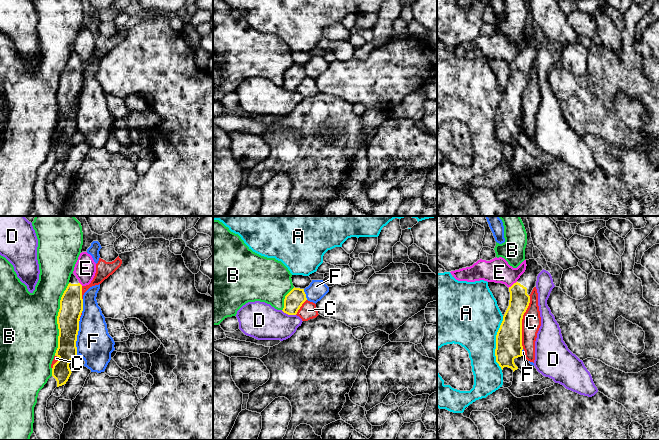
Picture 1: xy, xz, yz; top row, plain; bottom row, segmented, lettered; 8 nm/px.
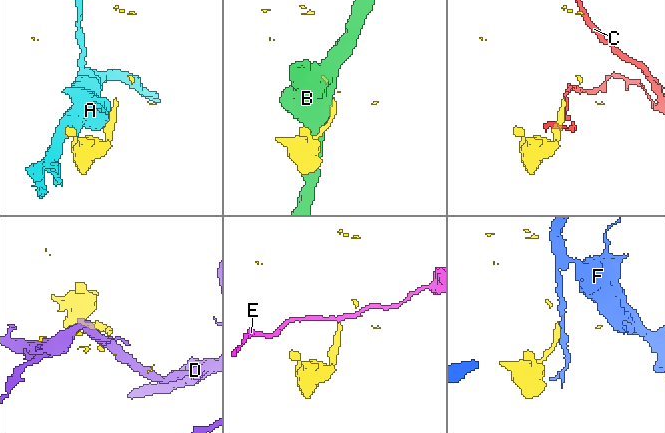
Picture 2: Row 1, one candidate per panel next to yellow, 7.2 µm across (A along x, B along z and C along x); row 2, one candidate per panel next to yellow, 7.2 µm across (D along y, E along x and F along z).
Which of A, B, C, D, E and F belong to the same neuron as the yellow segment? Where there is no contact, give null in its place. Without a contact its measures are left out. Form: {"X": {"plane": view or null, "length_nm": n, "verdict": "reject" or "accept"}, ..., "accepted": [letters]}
{"A": {"plane": "yz", "length_nm": 440, "verdict": "reject"}, "B": {"plane": "xy", "length_nm": 600, "verdict": "reject"}, "C": {"plane": "yz", "length_nm": 440, "verdict": "reject"}, "D": {"plane": "xz", "length_nm": 130, "verdict": "reject"}, "E": {"plane": "yz", "length_nm": 90, "verdict": "reject"}, "F": {"plane": "xy", "length_nm": 280, "verdict": "reject"}, "accepted": []}

